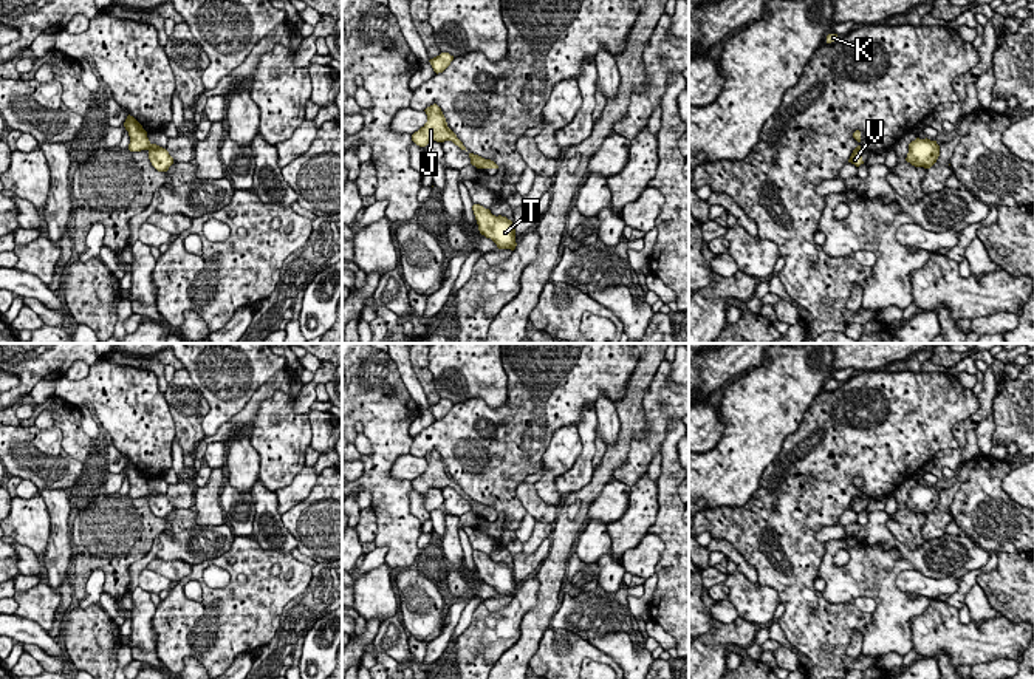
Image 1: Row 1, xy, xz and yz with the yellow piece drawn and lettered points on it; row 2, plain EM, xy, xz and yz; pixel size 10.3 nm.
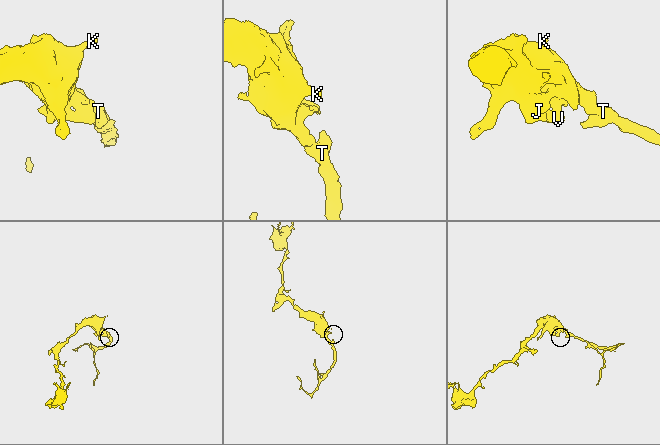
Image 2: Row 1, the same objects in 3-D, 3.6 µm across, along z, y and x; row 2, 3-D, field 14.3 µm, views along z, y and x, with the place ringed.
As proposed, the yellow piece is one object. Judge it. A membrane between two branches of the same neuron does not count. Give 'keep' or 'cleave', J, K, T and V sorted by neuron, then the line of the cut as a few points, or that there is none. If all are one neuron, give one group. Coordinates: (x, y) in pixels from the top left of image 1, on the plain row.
keep | J K T V | no cut

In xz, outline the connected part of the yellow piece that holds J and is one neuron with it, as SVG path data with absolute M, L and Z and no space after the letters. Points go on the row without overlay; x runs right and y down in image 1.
M437 450L427 453L424 458L427 461L427 469L412 481L412 487L416 492L426 493L432 487L437 487L437 489L452 487L461 496L466 496L463 489L447 473L446 464Z

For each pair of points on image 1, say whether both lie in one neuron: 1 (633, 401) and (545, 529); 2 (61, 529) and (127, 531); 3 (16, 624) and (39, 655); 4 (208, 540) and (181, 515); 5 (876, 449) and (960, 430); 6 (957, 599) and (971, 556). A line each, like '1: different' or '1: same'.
1: different
2: different
3: different
4: different
5: different
6: different

